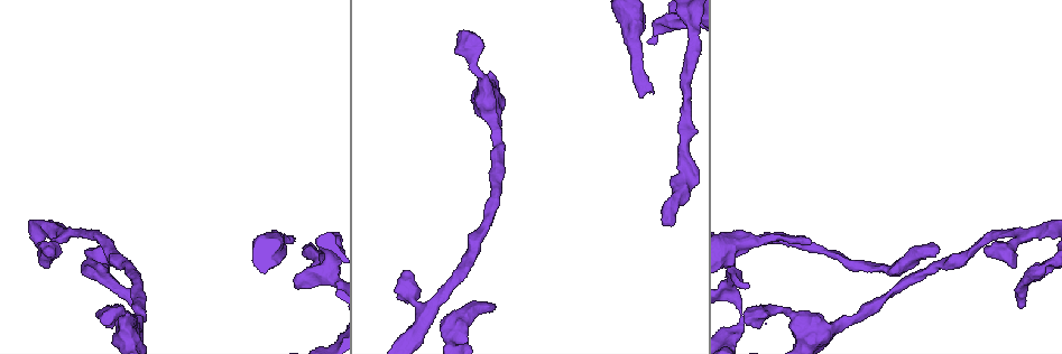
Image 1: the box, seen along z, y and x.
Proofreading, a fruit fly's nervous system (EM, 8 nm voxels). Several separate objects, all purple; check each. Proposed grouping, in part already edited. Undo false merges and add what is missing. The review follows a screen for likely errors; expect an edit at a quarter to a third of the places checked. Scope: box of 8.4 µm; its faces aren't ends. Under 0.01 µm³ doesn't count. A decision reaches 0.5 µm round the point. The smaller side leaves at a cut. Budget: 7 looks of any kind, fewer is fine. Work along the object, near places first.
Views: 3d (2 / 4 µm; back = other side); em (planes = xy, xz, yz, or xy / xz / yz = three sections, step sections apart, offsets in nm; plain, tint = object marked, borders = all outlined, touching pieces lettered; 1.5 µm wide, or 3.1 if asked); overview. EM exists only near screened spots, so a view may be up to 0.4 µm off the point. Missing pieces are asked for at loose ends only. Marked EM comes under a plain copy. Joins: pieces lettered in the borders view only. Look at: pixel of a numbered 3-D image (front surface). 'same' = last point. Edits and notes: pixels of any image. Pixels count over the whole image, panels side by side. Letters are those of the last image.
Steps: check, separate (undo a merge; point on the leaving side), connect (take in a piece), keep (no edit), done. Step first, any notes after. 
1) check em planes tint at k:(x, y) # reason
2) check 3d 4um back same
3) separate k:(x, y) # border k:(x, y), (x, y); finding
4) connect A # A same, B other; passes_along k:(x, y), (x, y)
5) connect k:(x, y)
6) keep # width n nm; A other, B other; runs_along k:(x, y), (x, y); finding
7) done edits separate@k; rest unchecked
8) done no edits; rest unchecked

check em xy step 8 tint at 1:(101, 320) # branch stops here

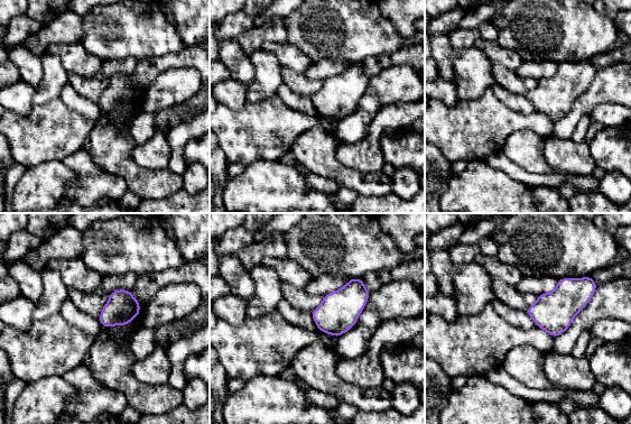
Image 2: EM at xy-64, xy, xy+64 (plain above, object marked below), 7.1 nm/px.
check em planes borders same # another direction

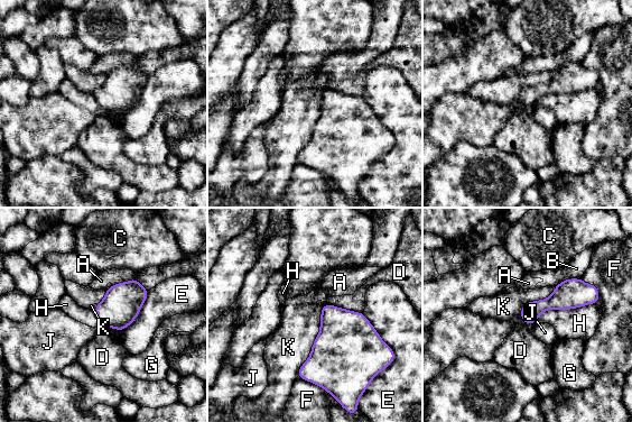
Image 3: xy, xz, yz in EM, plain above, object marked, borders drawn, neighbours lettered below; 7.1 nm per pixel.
keep # A other, B other, C other, D other, E other, F other, G other, H other, J other, K other; border 3:(598, 301), (547, 309), (533, 322); none of them fits

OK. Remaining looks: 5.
check em planes borders at 1:(808, 241) # long arm stops here

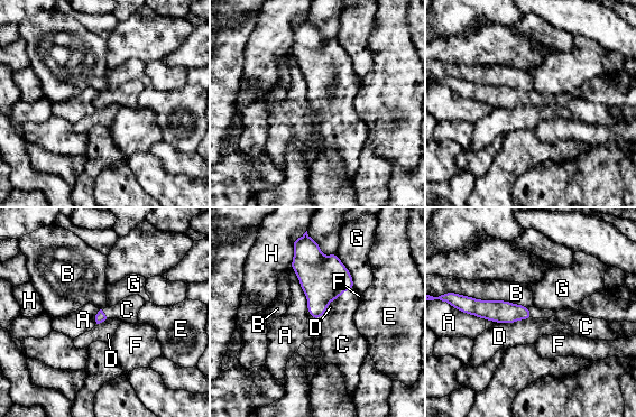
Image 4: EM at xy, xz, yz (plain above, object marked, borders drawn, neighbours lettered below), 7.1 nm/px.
connect C # A other, B other, C same, D other, E other, F other, G other, H other; the neuron continues

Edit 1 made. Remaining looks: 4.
check overview # redraw

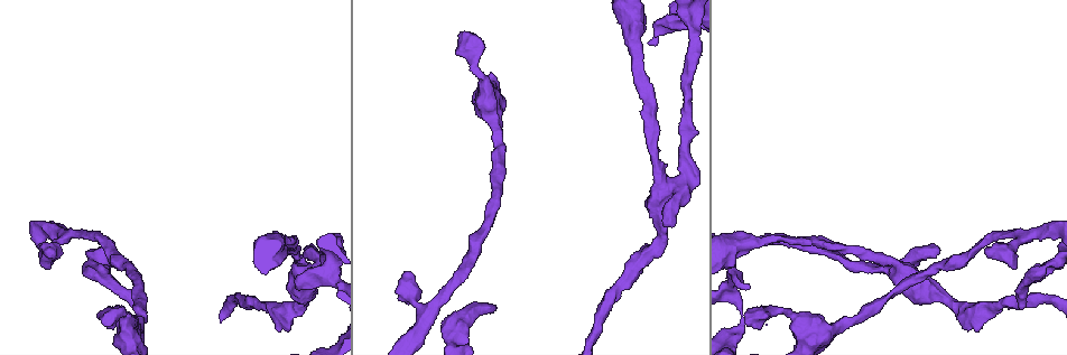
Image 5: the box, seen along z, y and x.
check 3d 2um at 5:(1025, 307) # an open end

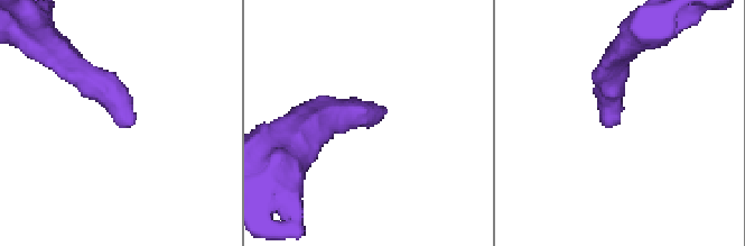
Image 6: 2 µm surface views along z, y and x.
check em xy step 4 borders at 6:(620, 119)

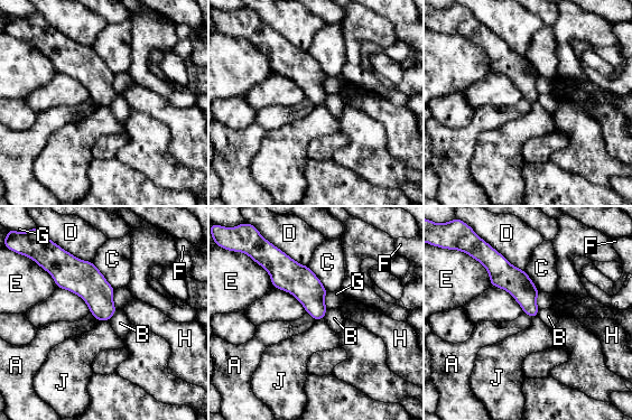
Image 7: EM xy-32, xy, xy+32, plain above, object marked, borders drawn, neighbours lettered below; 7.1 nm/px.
check em yz step 8 borders same # another direction

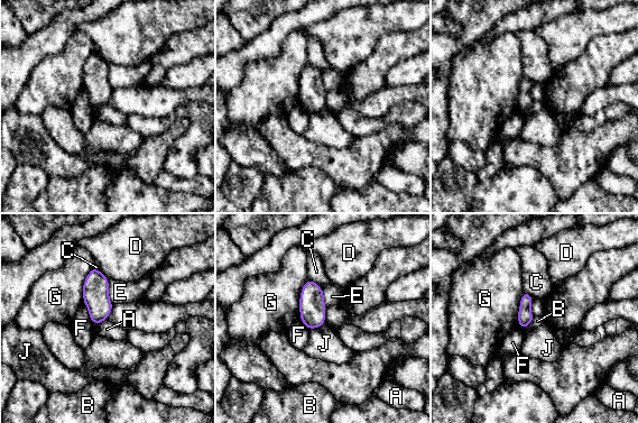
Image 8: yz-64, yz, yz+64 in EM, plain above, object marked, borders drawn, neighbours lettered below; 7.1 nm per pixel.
keep # longest_contact G 300 nm; A other, B other, C other, D other, E other, F other, G other, J other; border 8:(107, 319), (93, 324); no lettered piece goes on from it

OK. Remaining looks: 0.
done edits connect@4; rest unchecked

